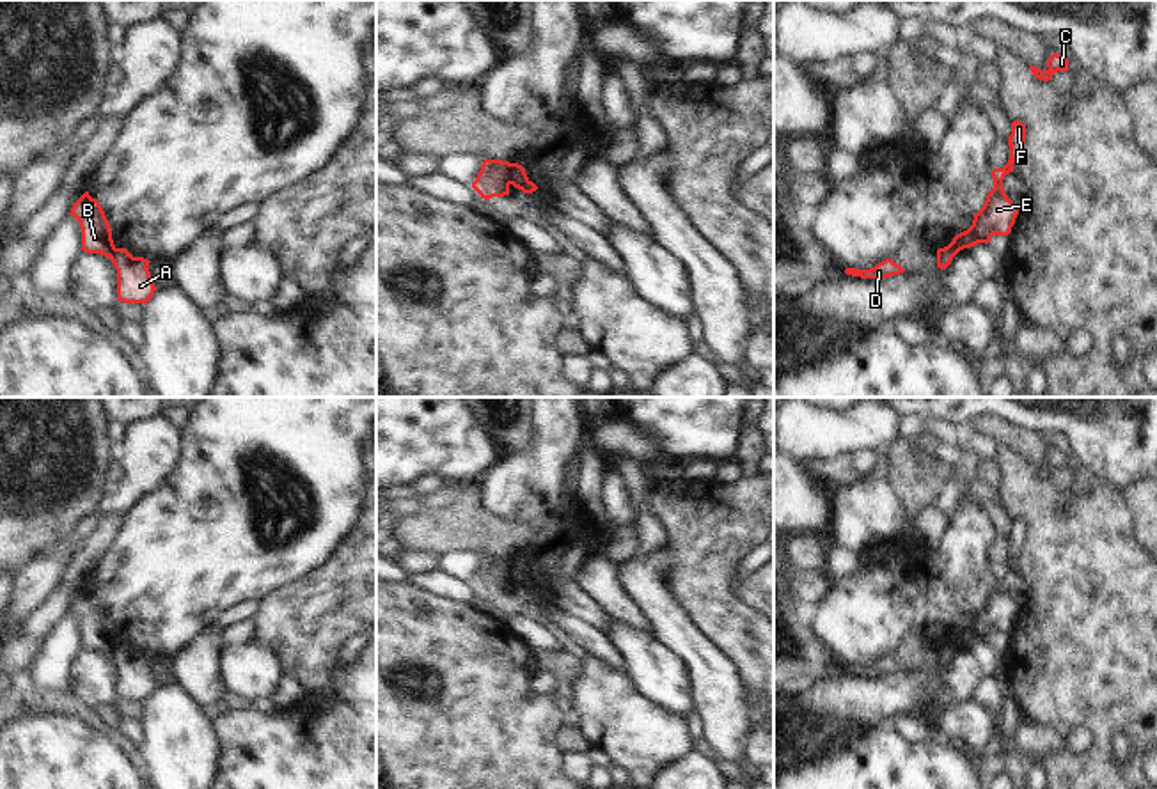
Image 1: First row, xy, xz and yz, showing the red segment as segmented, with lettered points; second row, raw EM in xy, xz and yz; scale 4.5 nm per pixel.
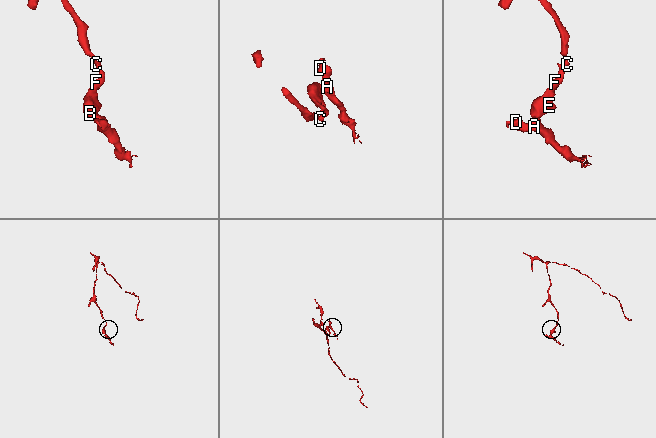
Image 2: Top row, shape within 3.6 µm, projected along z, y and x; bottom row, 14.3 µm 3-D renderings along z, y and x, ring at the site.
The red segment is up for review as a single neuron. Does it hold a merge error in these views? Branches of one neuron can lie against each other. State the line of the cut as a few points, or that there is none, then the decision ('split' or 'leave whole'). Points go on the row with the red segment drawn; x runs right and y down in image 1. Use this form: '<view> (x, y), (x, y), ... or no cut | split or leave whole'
xz (513, 164), (510, 183) | split

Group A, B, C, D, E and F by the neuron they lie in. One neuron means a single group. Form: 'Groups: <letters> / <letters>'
Groups: A D / B C E F.

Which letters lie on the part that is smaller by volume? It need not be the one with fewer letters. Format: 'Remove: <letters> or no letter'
Remove: A, D.

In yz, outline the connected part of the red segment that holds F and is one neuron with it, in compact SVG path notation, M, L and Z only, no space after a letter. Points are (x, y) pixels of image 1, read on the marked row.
M1019 121L1011 122L1011 135L1008 137L1010 160L1003 168L992 170L994 188L988 191L983 207L974 213L972 225L956 234L948 246L958 250L971 248L978 243L990 243L992 236L1008 236L1019 215L1019 207L1008 199L1003 188L1006 174L1013 172L1013 163L1022 156L1026 142L1026 126Z

